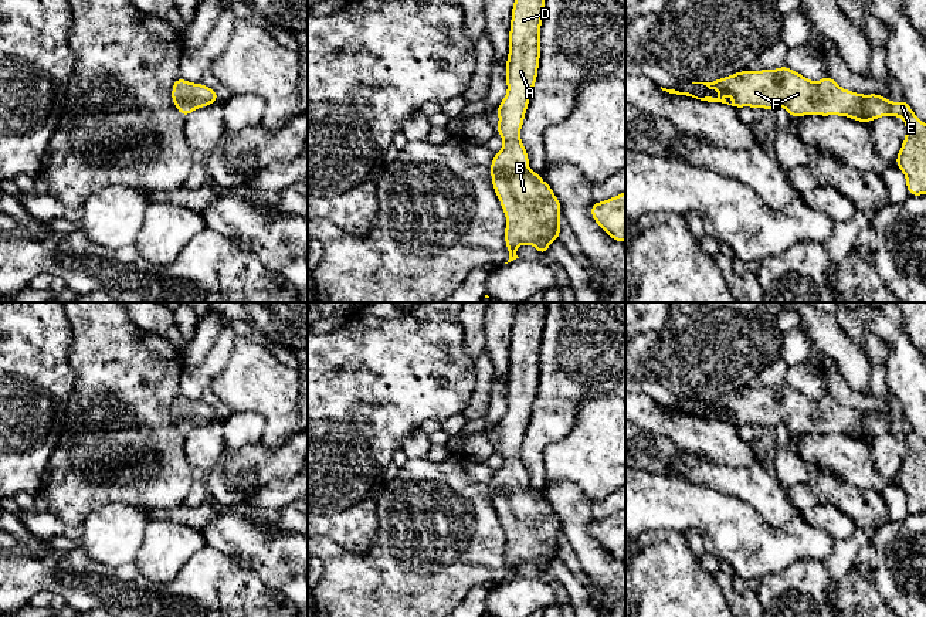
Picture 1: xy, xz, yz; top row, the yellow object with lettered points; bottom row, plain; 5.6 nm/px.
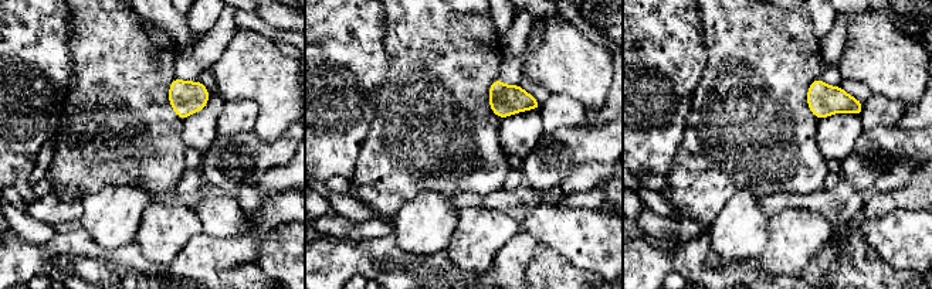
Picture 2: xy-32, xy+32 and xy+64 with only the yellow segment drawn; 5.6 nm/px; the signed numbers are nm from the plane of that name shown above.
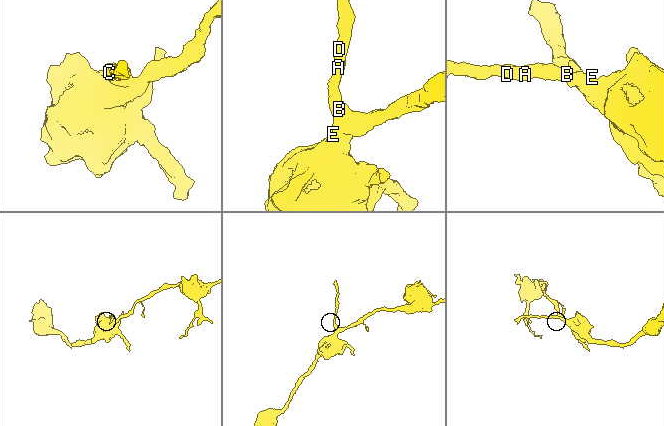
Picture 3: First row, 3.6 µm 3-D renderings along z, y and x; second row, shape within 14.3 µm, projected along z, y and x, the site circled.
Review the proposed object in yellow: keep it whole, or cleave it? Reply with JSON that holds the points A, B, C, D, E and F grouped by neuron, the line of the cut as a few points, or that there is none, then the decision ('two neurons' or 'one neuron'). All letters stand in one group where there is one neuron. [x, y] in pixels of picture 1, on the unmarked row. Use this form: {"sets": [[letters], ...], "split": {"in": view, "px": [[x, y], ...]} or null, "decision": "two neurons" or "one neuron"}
{"sets": [["A", "B", "C", "D", "E", "F"]], "split": null, "decision": "one neuron"}

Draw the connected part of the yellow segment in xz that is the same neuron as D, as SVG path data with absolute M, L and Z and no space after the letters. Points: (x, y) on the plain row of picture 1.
M523 302L515 315L509 348L509 372L506 377L508 410L498 424L499 441L496 451L503 457L503 464L491 479L492 504L506 533L505 562L511 580L516 576L516 566L522 562L533 563L540 573L546 572L552 559L560 553L562 522L549 501L539 491L532 489L529 475L520 458L520 447L536 401L540 377L540 343L547 302Z

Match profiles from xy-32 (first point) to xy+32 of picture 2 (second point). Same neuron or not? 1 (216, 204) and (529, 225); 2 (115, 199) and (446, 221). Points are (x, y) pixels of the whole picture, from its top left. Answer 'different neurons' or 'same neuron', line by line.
1: same neuron
2: same neuron

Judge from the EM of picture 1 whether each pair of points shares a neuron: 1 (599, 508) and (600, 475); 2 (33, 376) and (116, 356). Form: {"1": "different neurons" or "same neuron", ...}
{"1": "different neurons", "2": "different neurons"}

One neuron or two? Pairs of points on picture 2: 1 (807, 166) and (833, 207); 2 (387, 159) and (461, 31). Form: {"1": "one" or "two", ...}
{"1": "two", "2": "one"}

